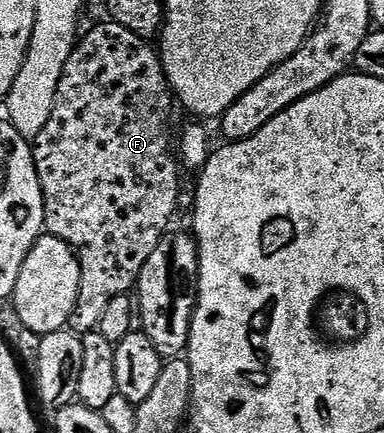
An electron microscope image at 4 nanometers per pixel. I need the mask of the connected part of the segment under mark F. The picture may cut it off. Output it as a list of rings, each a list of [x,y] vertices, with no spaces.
[[[111,21],[103,22],[93,31],[85,30],[77,42],[66,69],[62,69],[50,121],[32,143],[44,194],[47,234],[70,244],[80,259],[78,301],[67,326],[79,337],[95,332],[106,305],[114,297],[129,294],[140,282],[142,269],[169,230],[168,222],[180,199],[182,167],[174,154],[174,139],[172,143],[168,136],[174,92],[168,85],[159,50],[138,33],[130,33],[130,29]]]

